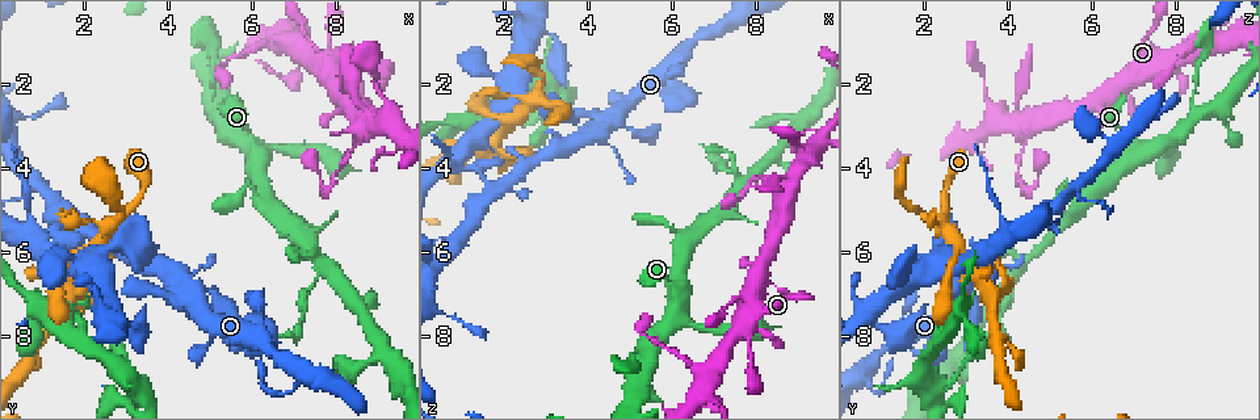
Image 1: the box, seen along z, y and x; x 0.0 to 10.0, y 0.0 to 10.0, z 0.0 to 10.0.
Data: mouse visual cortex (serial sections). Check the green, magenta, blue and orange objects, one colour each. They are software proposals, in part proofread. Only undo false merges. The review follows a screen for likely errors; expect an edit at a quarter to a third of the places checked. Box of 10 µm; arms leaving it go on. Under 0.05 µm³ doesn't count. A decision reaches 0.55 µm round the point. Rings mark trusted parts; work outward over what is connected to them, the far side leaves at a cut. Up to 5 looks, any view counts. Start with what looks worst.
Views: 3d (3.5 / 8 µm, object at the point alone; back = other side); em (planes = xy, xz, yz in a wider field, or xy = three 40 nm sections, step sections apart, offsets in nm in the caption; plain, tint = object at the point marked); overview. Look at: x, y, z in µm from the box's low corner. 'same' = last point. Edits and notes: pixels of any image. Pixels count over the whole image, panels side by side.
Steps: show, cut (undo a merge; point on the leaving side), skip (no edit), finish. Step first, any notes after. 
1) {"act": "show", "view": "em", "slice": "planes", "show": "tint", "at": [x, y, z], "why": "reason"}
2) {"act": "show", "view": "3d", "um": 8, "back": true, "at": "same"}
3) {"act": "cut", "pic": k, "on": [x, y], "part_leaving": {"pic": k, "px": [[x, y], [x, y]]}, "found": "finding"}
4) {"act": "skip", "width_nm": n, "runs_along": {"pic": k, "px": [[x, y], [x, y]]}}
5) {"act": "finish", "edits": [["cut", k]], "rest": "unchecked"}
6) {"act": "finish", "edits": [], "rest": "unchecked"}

{"act": "show", "view": "3d", "um": 3.5, "at": [2.00, 5.35, 4.45], "why": "arms part here"}

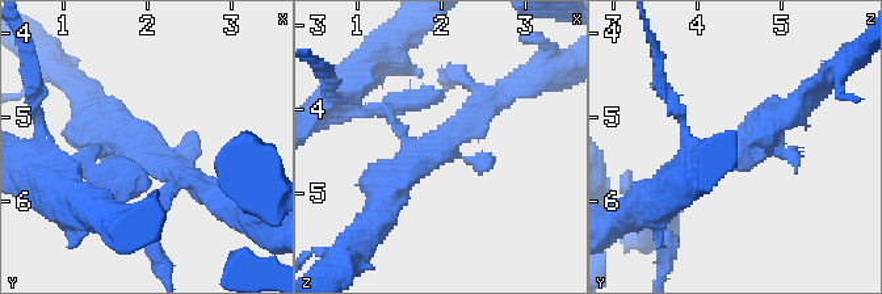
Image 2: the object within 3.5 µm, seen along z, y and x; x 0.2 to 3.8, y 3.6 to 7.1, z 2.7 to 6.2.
{"act": "show", "view": "em", "slice": "xy", "step": 1, "show": "tint", "at": [1.95, 5.40, 4.45]}

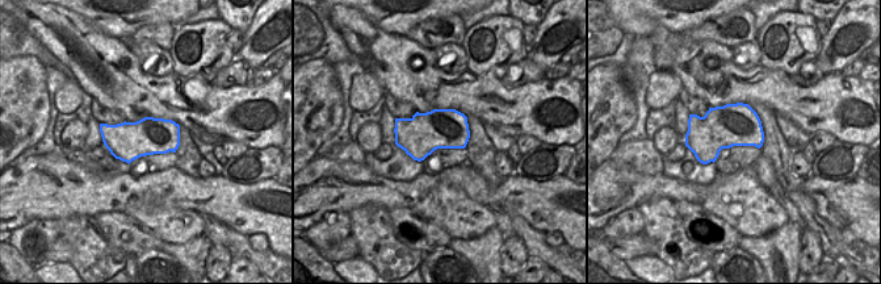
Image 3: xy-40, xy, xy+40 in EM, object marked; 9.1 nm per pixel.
{"act": "skip", "width_nm": 380, "runs_along": {"pic": 2, "px": [[206, 190], [146, 151], [82, 163]]}, "found": "all the same cell"}

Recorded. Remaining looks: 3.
{"act": "show", "view": "3d", "um": 8, "at": [2.80, 5.20, 2.45], "why": "abrupt turn"}

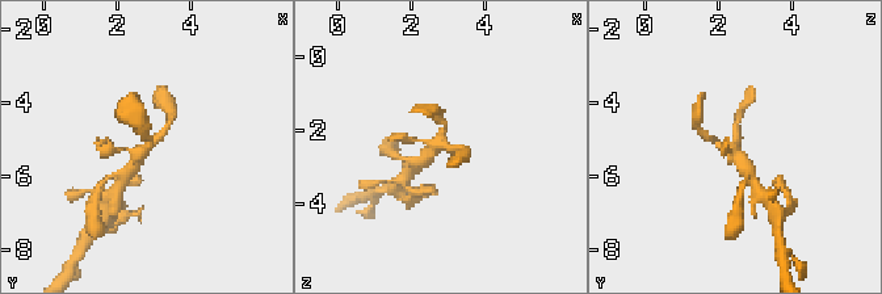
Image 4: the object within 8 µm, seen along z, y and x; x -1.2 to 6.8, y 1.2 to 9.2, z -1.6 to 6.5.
{"act": "show", "view": "em", "slice": "xy", "step": 2, "show": "tint", "at": "same"}

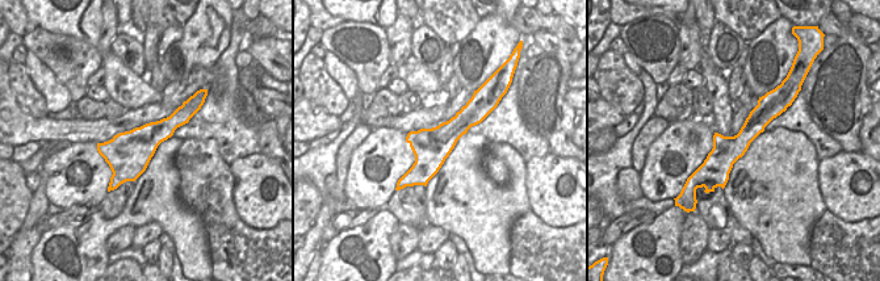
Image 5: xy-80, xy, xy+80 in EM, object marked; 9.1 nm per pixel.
{"act": "skip", "runs_along": {"pic": 4, "px": [[169, 118], [167, 129], [126, 175]]}, "found": "all the same cell"}

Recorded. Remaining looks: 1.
{"act": "finish", "edits": [], "rest": "unchecked"}

